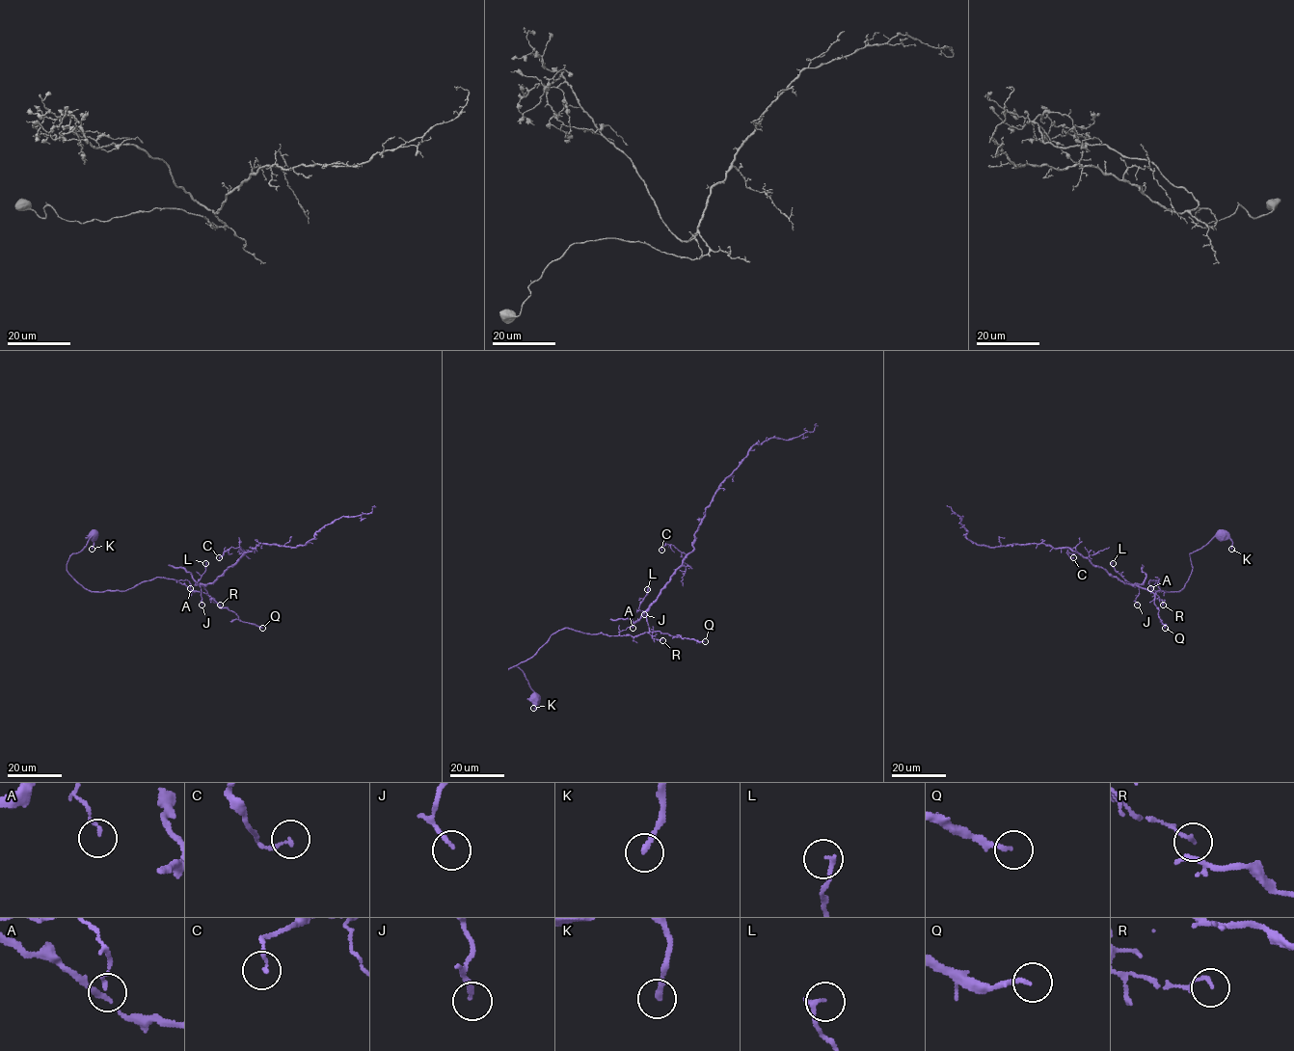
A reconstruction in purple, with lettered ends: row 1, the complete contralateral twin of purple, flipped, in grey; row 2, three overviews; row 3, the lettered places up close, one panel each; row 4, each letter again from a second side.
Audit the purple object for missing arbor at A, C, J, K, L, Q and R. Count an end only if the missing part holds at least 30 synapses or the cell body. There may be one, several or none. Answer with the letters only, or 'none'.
none

